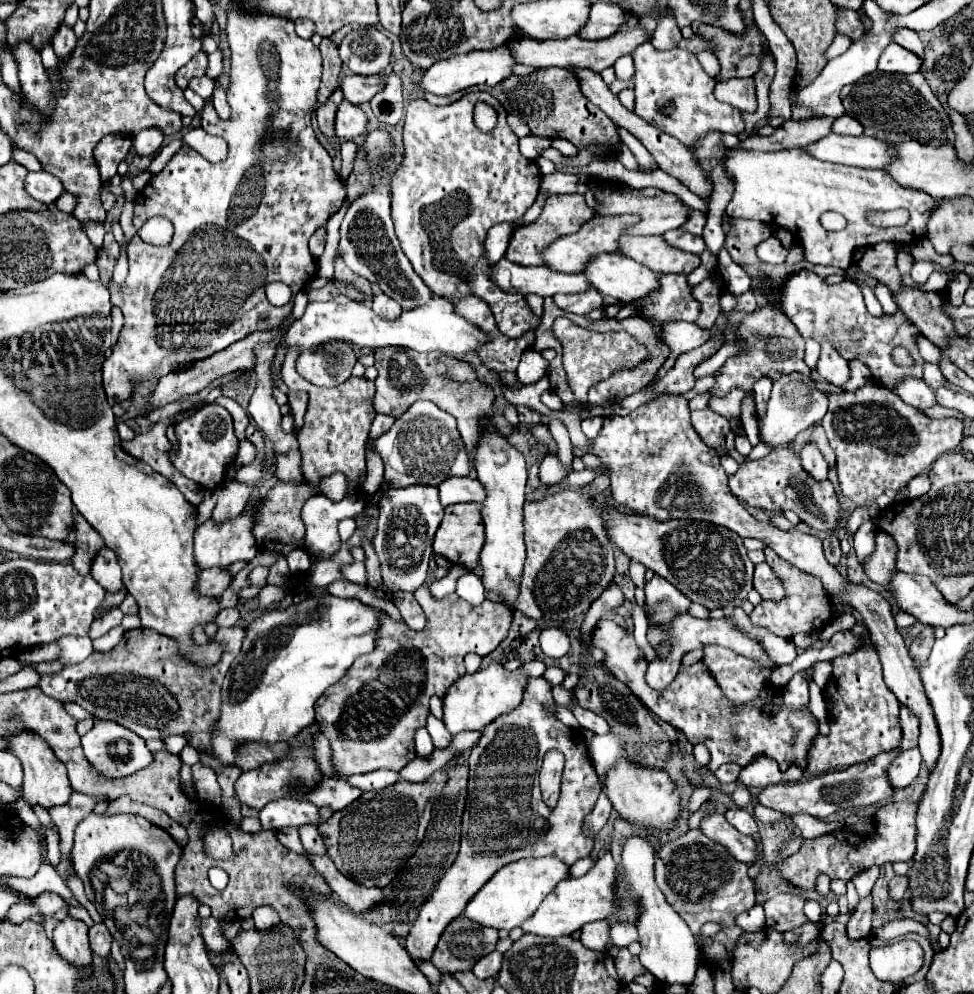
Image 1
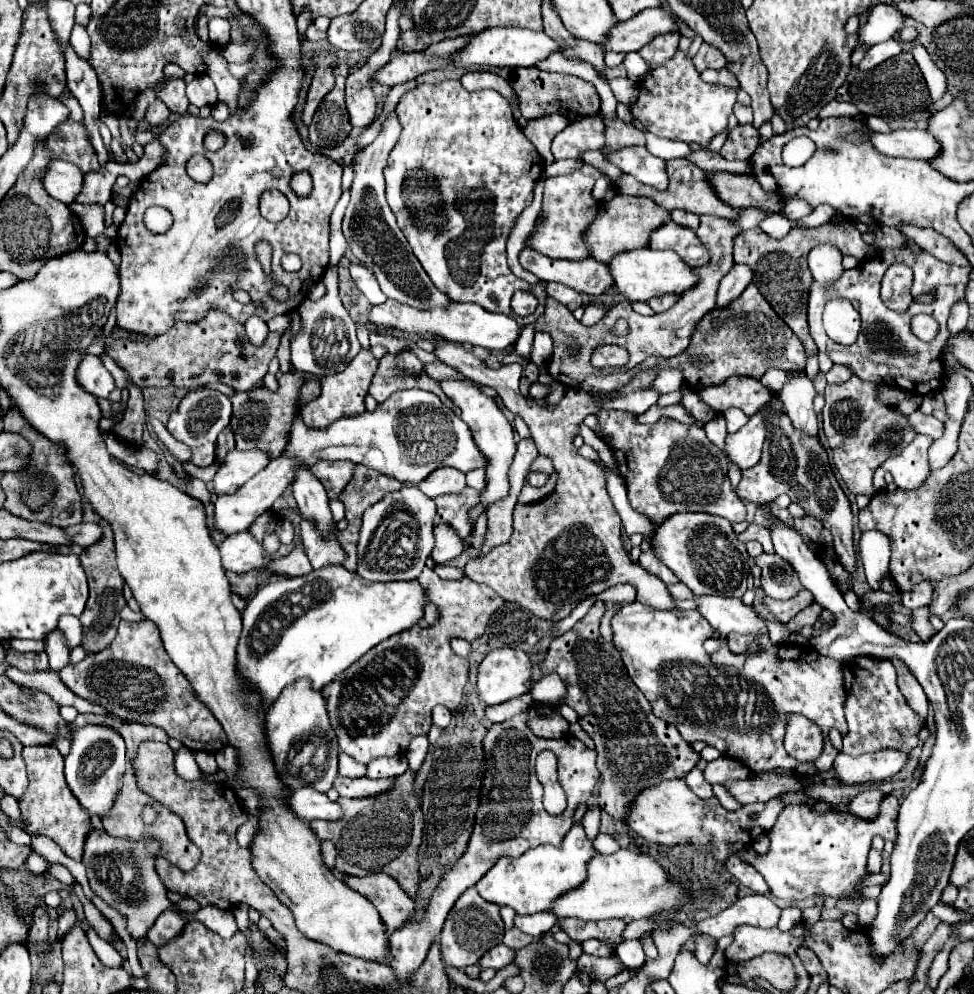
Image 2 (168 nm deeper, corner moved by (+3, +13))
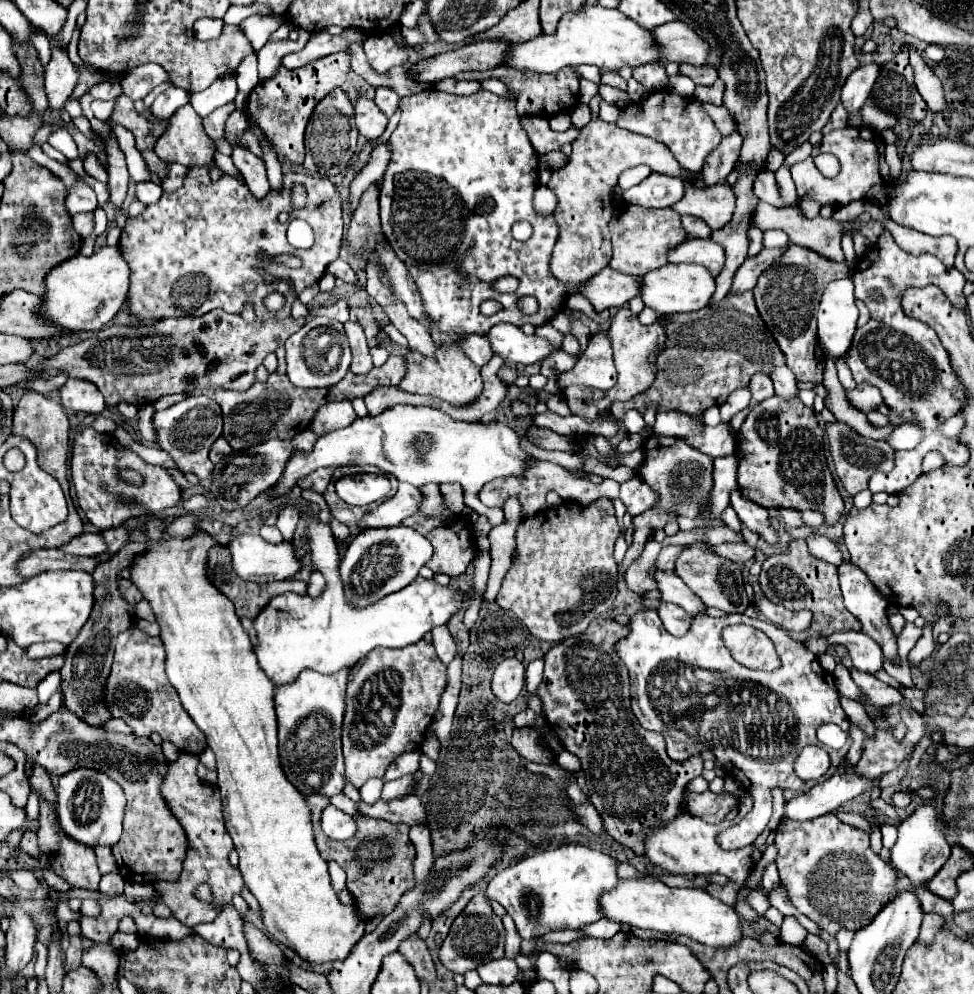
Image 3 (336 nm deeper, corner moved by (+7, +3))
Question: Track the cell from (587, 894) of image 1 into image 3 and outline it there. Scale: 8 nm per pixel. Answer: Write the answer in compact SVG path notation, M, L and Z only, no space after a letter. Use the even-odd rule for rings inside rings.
M643 876L643 878L627 878L621 880L615 890L607 890L601 894L601 912L603 918L619 924L629 924L635 928L647 928L657 932L673 932L685 934L705 946L731 946L737 944L743 934L739 926L737 912L713 898L705 890L699 888L671 888L665 882Z

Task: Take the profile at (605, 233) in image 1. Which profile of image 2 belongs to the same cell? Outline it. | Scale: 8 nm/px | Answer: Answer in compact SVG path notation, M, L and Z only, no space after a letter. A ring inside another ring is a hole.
M615 194L609 202L601 206L597 220L585 232L585 242L589 244L589 252L599 262L611 262L613 256L621 252L629 252L635 248L649 248L649 236L665 222L671 220L671 212L663 206L655 204L649 198L637 198L627 194Z

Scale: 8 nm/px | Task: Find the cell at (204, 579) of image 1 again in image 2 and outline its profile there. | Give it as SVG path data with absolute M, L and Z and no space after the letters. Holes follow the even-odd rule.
M249 530L237 532L219 544L221 564L225 570L249 572L255 568L265 568L271 558L265 552L265 546L257 542Z

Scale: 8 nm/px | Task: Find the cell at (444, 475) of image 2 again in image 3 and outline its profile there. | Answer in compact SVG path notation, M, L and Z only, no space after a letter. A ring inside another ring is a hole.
M399 483L397 494L391 500L385 500L379 508L369 512L359 526L377 528L377 526L397 526L405 518L413 516L421 506L421 492L409 483Z

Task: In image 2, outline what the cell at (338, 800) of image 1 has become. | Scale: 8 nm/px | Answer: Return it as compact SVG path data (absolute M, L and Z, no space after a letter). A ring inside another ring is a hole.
M337 776L333 788L337 788L339 796L345 798L371 798L371 796L379 796L383 792L389 792L395 786L395 778L387 778L387 780L371 780L367 776L363 778L343 778Z

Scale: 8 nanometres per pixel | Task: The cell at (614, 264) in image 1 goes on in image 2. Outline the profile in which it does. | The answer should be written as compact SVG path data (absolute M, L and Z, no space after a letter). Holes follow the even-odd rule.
M633 250L633 252L623 252L621 256L615 256L613 262L609 262L609 270L613 270L615 286L623 296L627 296L629 302L647 302L651 298L663 296L663 294L683 294L691 288L697 286L699 278L687 262L681 260L677 252L671 250Z

